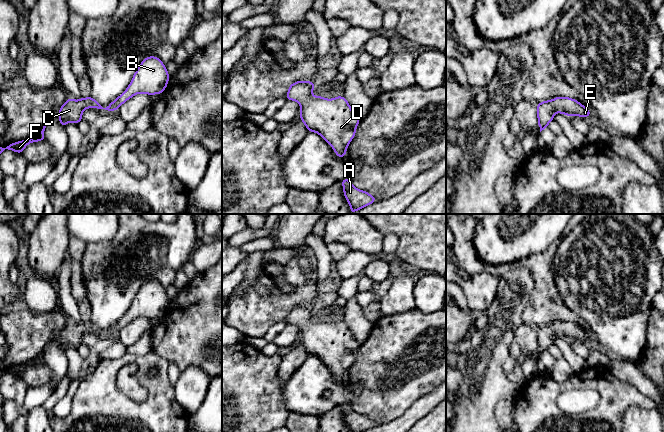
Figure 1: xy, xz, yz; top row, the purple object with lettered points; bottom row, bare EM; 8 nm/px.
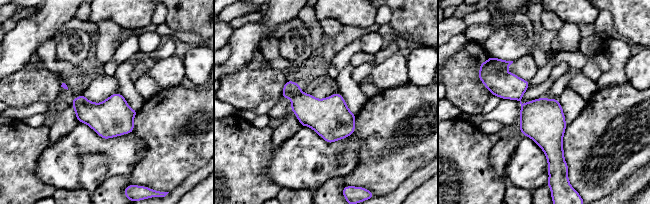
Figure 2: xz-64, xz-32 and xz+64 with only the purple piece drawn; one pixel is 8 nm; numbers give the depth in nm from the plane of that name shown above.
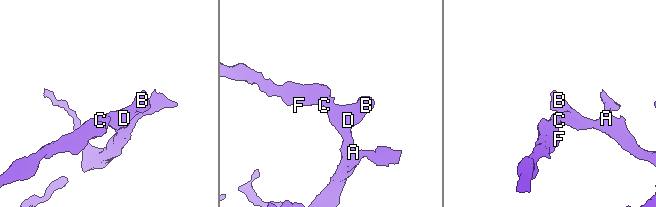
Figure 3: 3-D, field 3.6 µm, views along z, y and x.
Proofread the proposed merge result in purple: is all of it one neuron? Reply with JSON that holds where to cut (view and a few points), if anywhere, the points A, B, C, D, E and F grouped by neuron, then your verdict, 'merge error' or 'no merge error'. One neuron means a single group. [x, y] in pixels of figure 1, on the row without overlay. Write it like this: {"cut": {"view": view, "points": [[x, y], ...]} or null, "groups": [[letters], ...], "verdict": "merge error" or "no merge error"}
{"cut": null, "groups": [["A", "B", "C", "D", "E", "F"]], "verdict": "no merge error"}

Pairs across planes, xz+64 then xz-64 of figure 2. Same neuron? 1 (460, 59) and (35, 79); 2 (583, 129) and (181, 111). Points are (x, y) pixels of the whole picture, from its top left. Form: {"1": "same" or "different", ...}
{"1": "same", "2": "same"}

